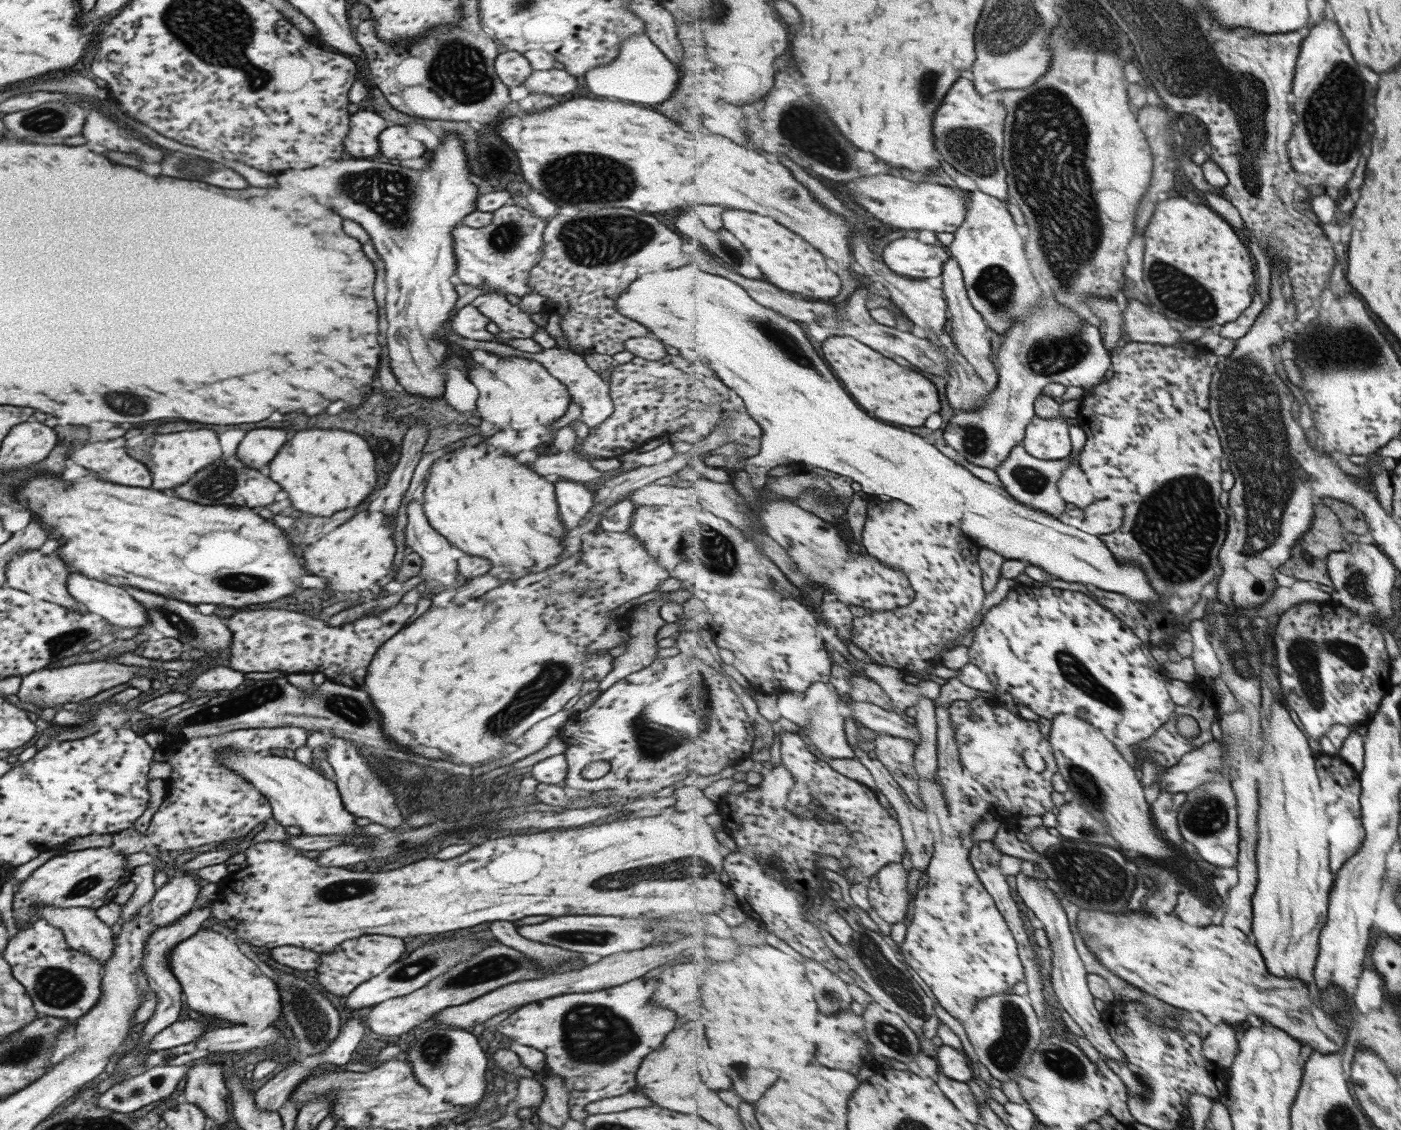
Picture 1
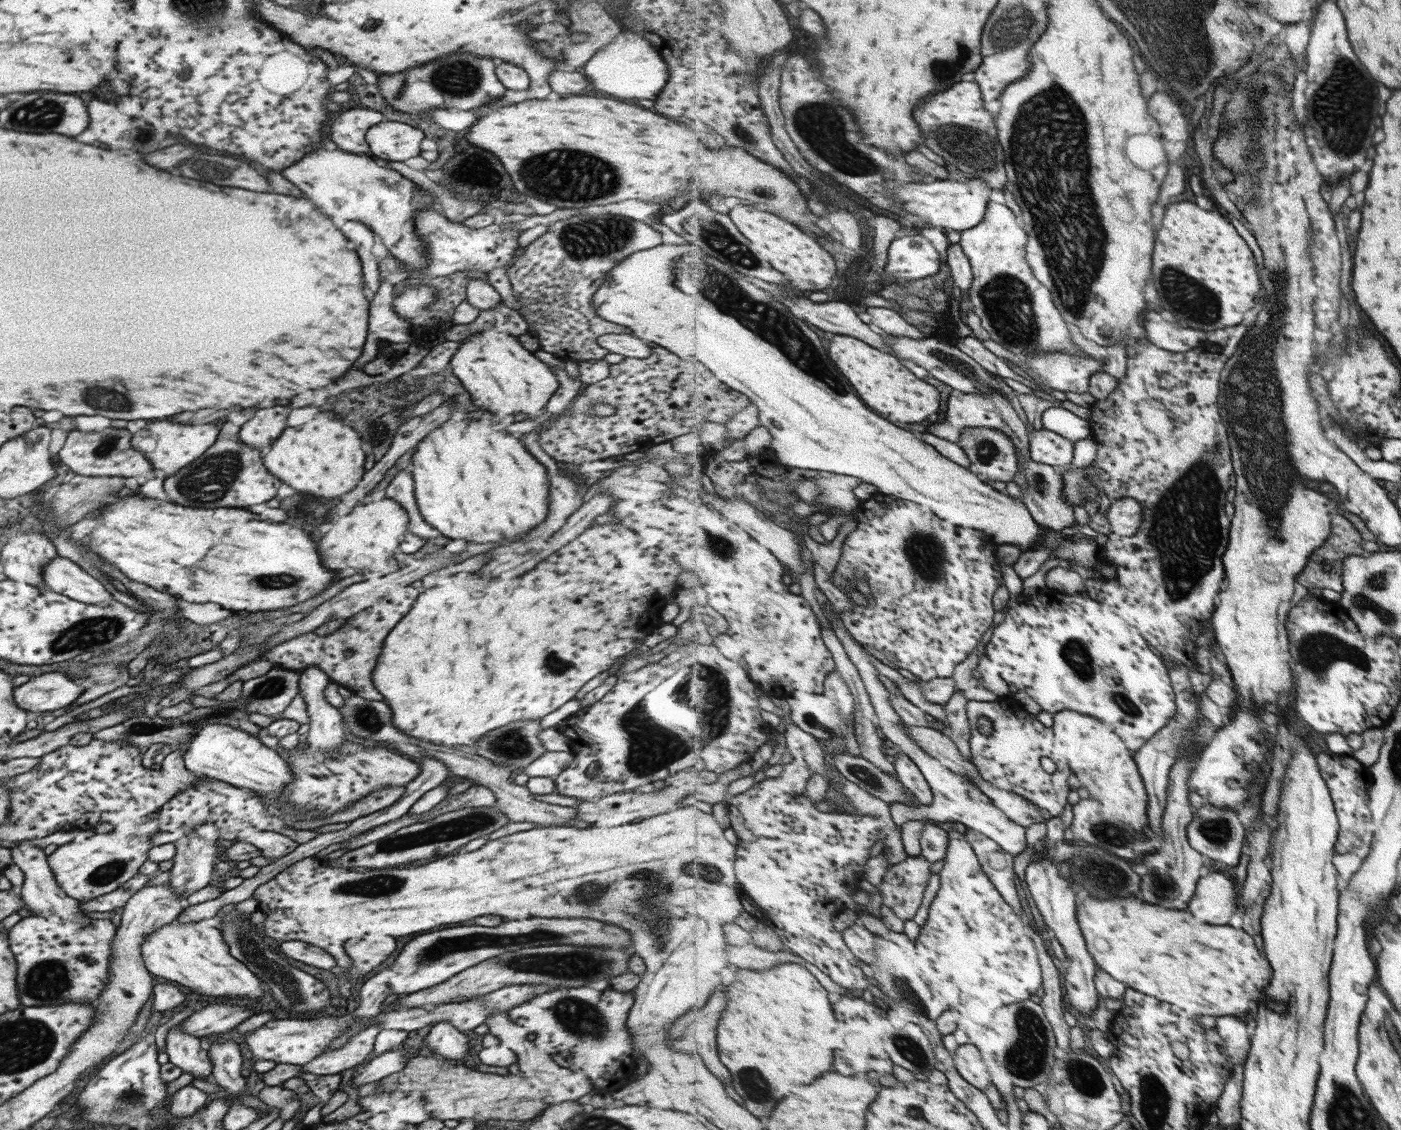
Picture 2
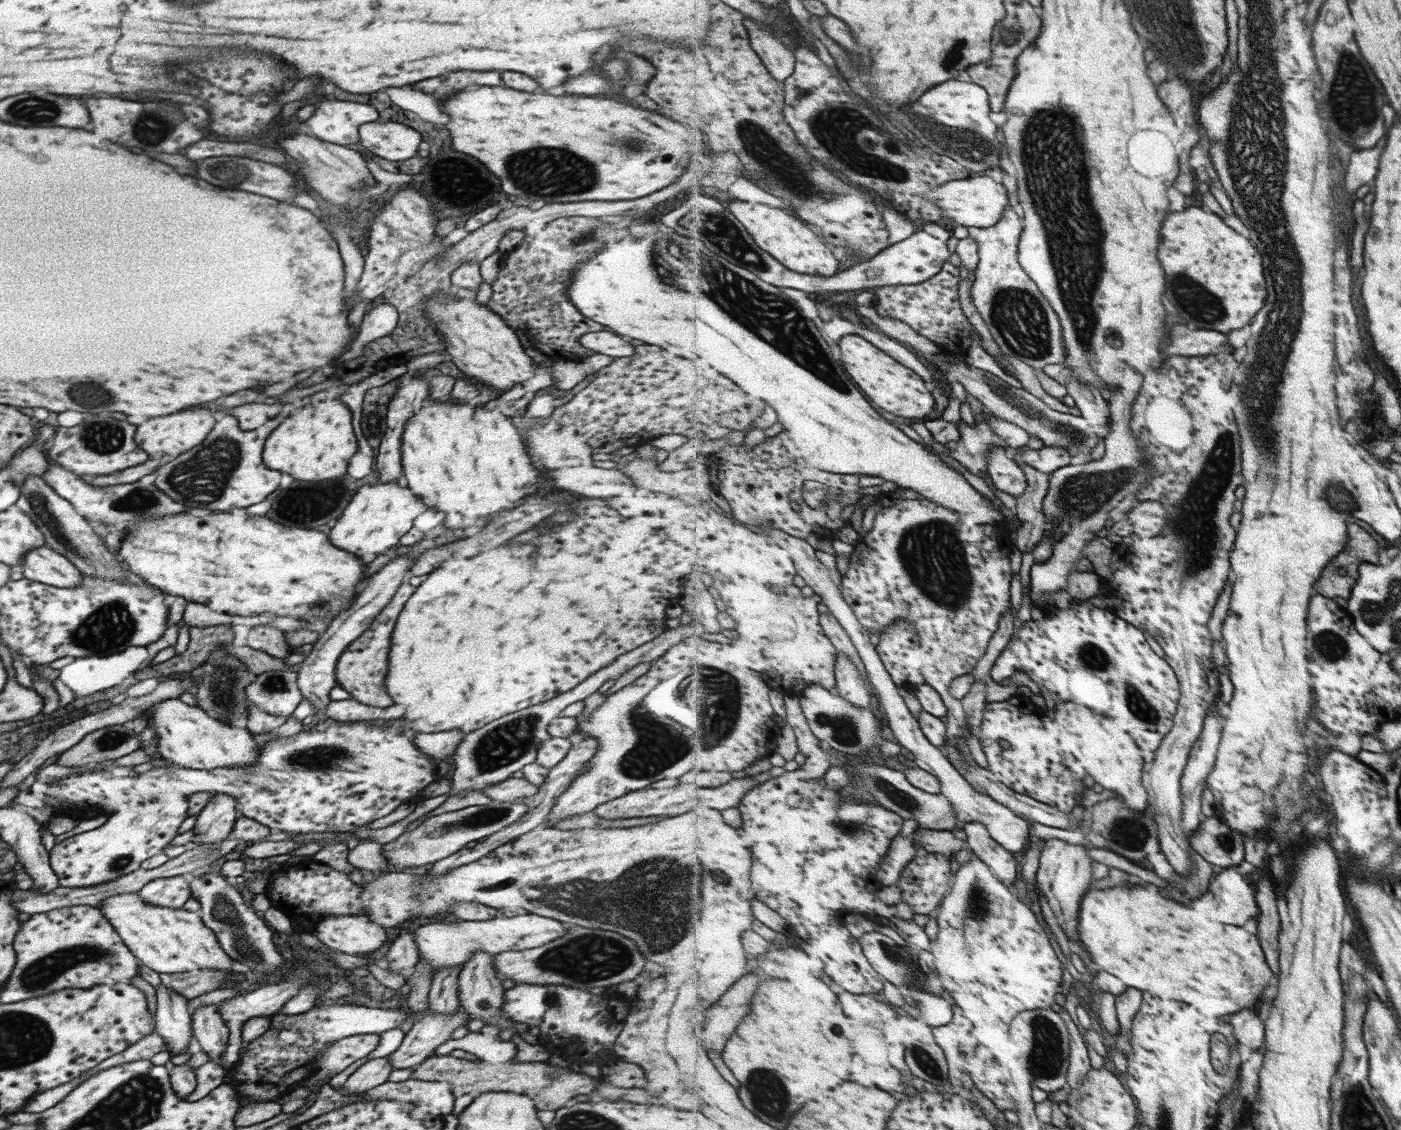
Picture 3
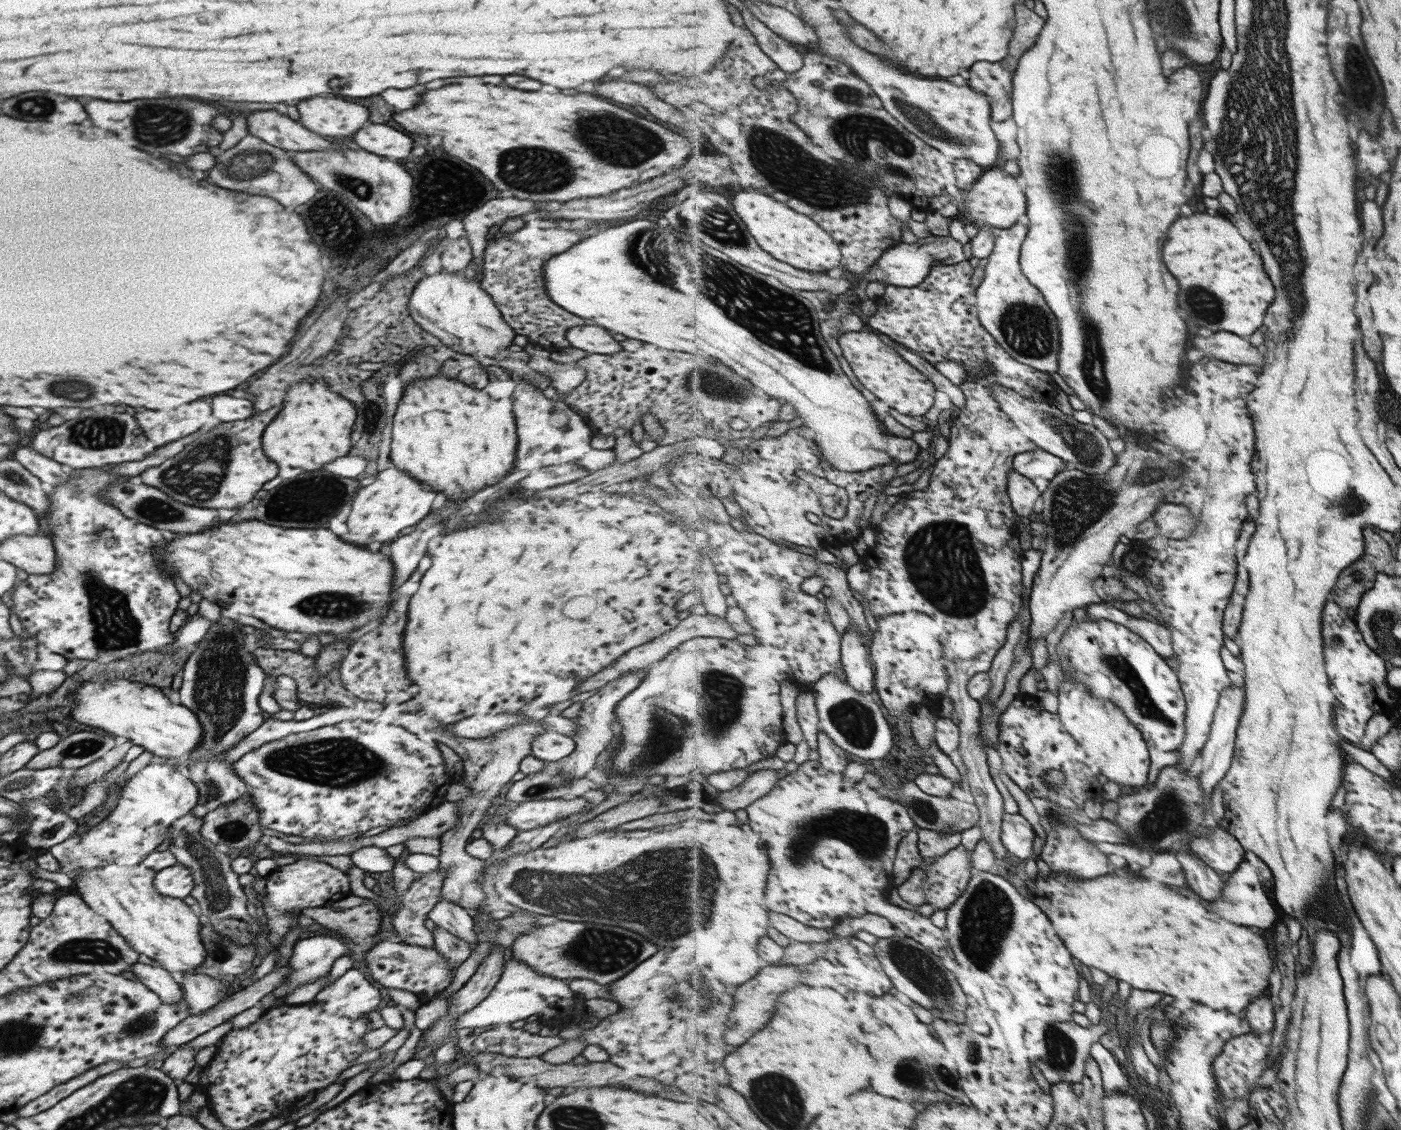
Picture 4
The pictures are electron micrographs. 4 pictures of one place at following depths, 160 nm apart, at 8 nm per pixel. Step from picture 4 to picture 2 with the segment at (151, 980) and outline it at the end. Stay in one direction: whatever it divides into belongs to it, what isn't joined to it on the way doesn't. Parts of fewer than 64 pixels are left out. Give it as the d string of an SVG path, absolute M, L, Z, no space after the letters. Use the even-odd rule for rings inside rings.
M179 1024L171 1027L165 1036L165 1050L168 1061L188 1073L194 1079L213 1082L210 1060L200 1038L184 1033Z

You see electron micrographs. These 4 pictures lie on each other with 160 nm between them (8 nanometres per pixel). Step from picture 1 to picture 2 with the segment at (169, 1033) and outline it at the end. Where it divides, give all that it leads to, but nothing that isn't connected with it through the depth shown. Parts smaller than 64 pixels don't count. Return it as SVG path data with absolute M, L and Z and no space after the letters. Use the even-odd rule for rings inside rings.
M221 1002L192 1013L179 1023L179 1028L197 1038L207 1037L208 1034L230 1032L252 1014L253 1010L249 1006Z

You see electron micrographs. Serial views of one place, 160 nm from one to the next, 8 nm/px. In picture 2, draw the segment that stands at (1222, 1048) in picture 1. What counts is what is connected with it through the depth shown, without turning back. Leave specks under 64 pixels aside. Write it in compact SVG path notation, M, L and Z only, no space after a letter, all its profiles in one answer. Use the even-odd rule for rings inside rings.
M1221 1016L1217 1020L1219 1034L1223 1036L1224 1050L1228 1059L1234 1066L1236 1064L1245 1064L1252 1047L1252 1036L1249 1036L1249 1026L1235 1018L1235 1016Z

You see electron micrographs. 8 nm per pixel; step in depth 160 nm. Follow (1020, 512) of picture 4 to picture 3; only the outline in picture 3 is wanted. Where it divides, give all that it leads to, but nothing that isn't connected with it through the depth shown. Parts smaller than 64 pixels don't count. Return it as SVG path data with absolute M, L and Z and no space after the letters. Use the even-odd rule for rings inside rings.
M993 448L987 454L987 461L989 461L988 476L996 489L1014 498L1025 495L1027 476L1010 449Z

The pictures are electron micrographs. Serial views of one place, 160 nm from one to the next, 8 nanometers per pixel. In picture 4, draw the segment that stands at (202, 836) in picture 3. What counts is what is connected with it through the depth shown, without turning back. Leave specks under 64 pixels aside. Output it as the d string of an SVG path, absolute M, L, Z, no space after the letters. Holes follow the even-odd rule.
M229 618L211 622L187 656L181 669L181 685L177 689L179 704L195 714L203 730L198 745L186 757L188 767L185 773L196 785L199 803L208 811L245 794L245 783L235 774L231 762L218 756L254 732L266 717L257 705L266 674L255 662L252 652L245 649L242 628L244 626Z

